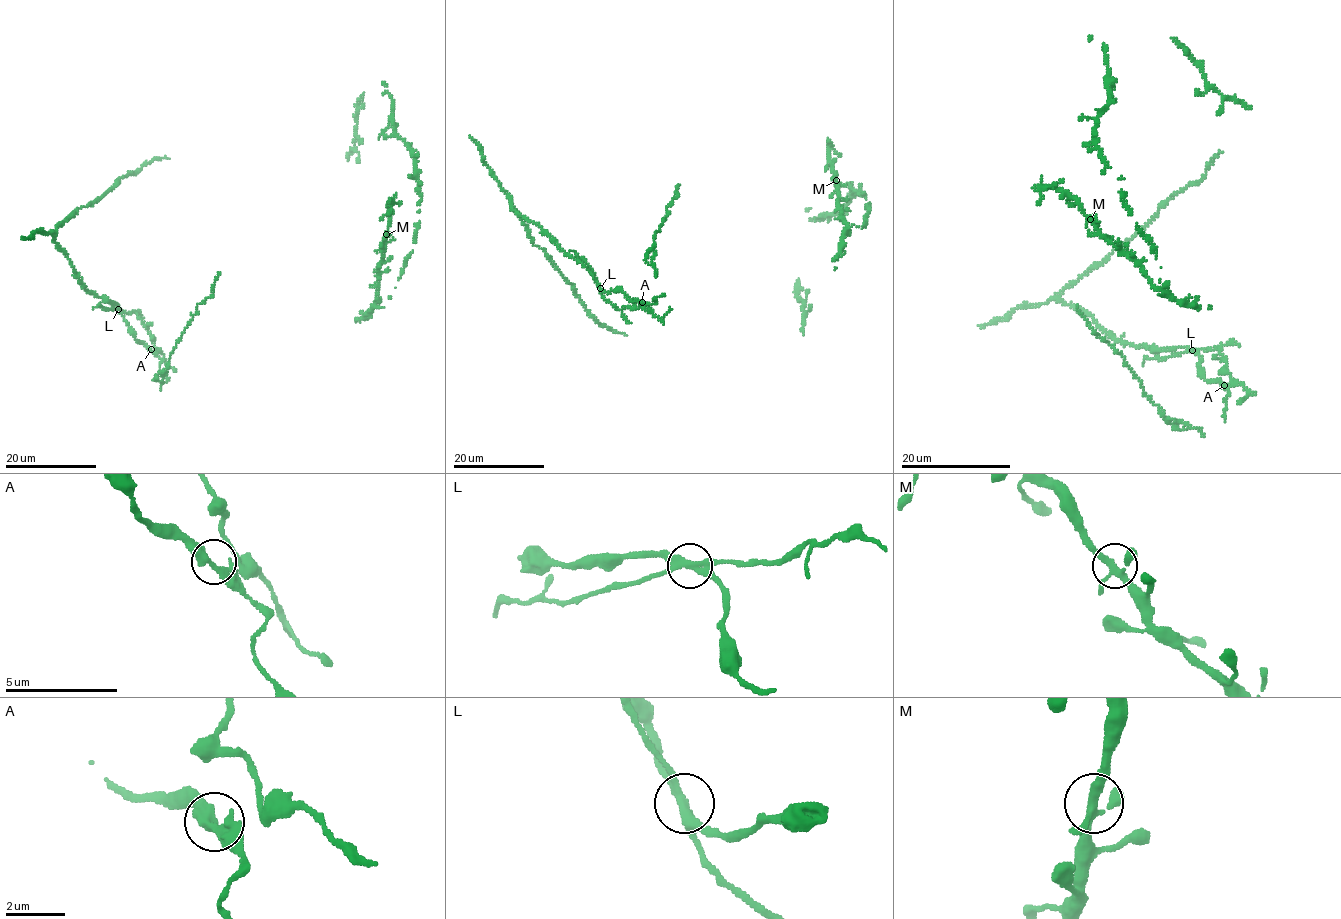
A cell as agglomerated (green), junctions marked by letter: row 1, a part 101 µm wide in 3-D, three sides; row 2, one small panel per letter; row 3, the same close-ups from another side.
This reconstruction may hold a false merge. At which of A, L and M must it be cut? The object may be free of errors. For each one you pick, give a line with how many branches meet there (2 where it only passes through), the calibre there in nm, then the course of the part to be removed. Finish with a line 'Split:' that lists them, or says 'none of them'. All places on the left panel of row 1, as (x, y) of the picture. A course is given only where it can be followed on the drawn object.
L: Branches: 4. Thickness 280 nm
Split: L

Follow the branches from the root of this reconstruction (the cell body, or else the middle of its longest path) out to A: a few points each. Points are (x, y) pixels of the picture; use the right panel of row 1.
A: (1200, 356), (1200, 375), (1224, 385)

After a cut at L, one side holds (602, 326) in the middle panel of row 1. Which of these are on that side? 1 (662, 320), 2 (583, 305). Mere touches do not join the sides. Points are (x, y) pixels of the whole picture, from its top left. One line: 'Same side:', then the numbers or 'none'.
Same side: 2

